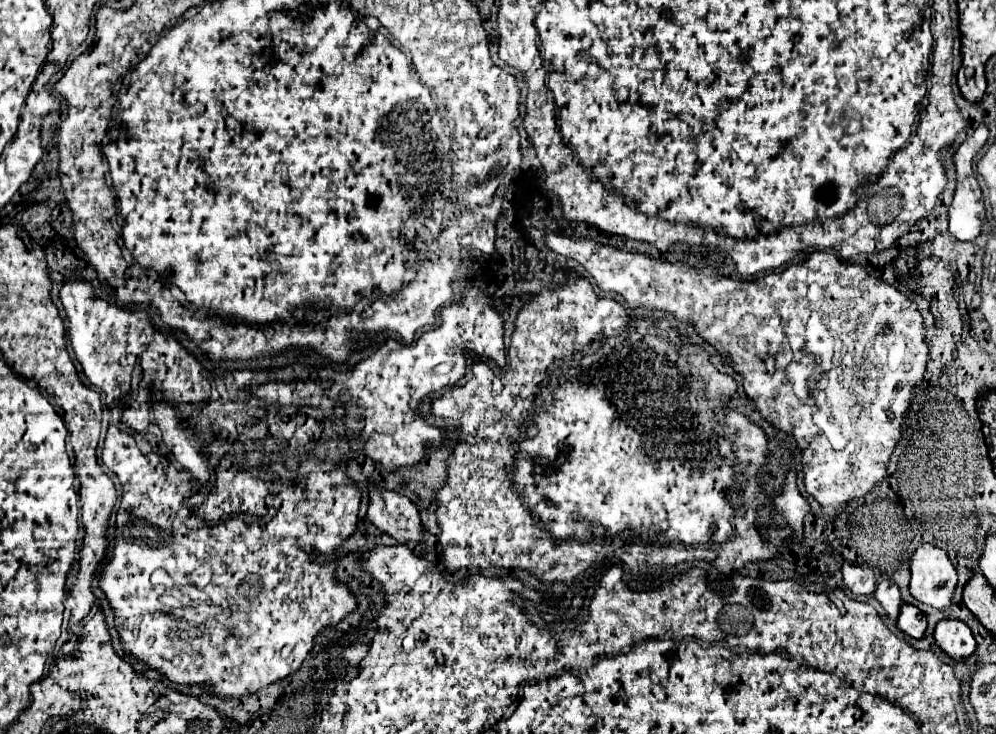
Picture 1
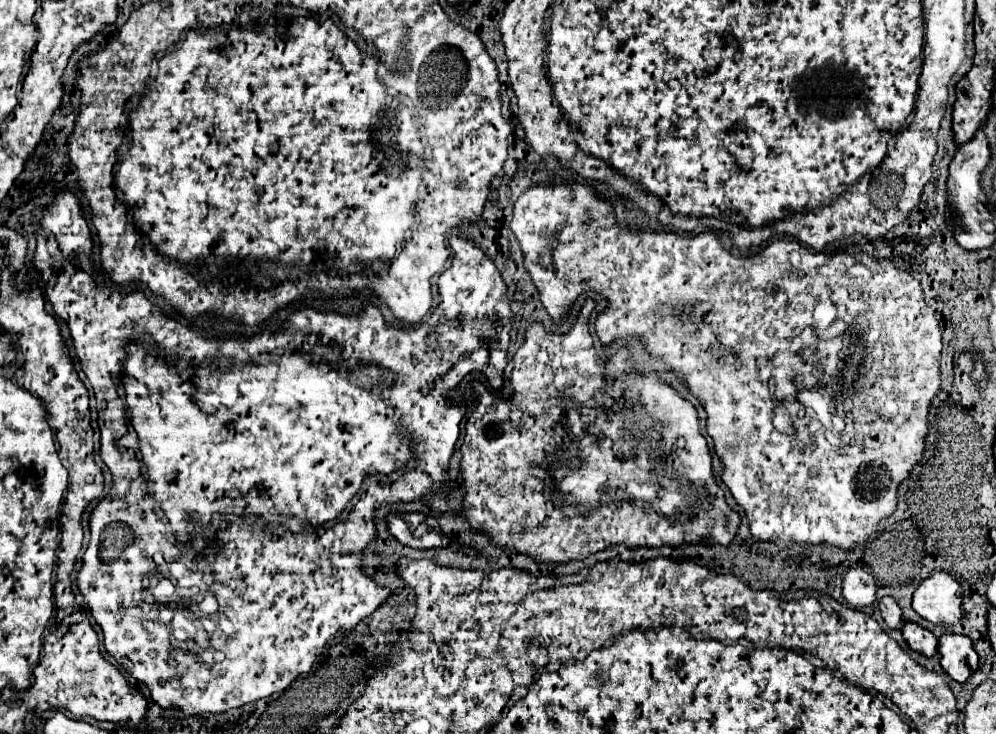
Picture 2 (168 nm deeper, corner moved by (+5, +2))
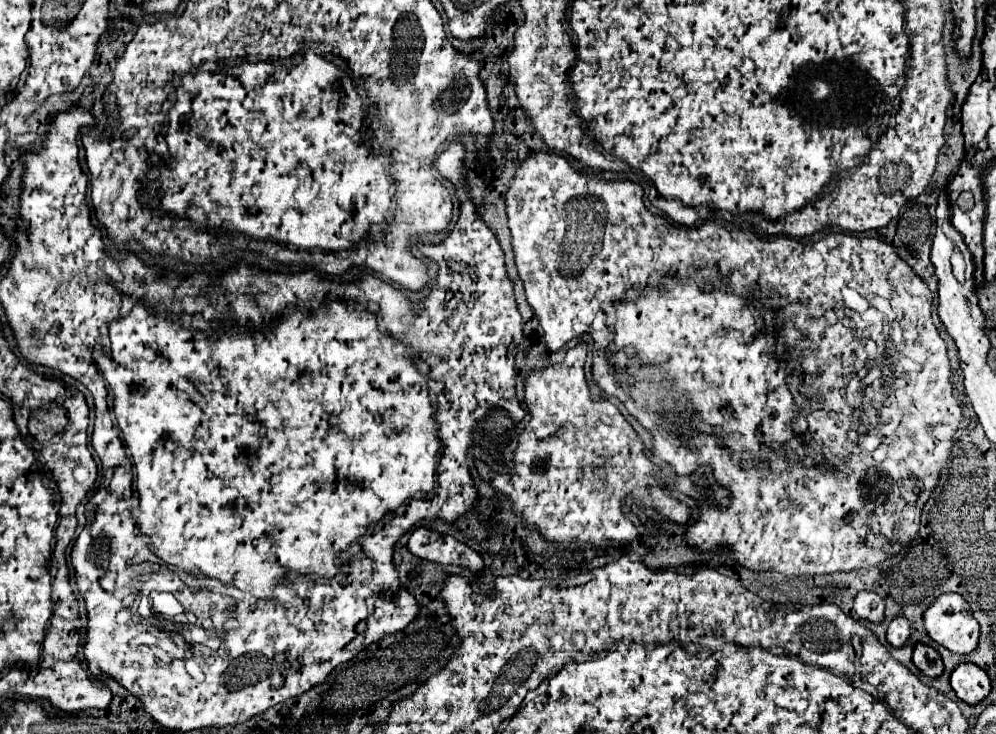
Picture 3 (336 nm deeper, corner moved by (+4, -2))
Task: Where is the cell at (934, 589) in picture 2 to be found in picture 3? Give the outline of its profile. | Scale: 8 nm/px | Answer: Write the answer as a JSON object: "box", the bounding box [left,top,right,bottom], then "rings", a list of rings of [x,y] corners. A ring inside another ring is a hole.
{"box":[923,593,979,653],"rings":[[[945,593],[923,613],[927,635],[953,653],[971,653],[977,647],[979,623],[959,593]]]}

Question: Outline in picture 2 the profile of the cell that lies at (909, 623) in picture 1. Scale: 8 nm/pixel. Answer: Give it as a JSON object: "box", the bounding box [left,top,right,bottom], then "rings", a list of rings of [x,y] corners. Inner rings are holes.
{"box":[902,623,938,657],"rings":[[[904,623],[902,633],[912,651],[916,651],[924,657],[934,657],[938,653],[938,639],[928,629],[924,629],[916,623]]]}

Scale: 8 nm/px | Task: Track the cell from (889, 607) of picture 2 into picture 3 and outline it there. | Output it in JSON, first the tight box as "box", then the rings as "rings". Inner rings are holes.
{"box":[887,617,909,647],"rings":[[[893,617],[889,627],[887,627],[887,641],[893,645],[893,647],[901,647],[905,645],[909,637],[909,621],[905,617]]]}

